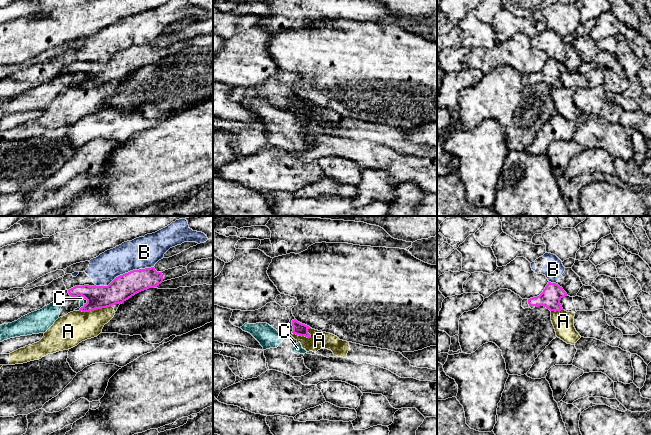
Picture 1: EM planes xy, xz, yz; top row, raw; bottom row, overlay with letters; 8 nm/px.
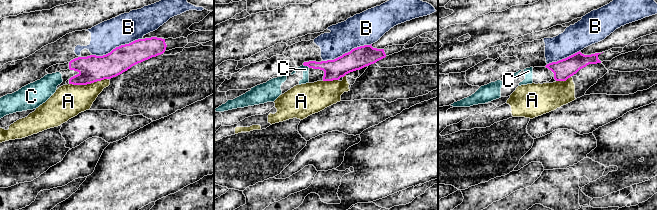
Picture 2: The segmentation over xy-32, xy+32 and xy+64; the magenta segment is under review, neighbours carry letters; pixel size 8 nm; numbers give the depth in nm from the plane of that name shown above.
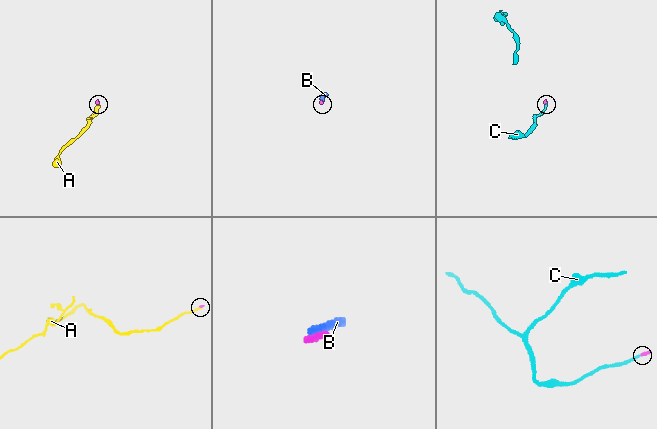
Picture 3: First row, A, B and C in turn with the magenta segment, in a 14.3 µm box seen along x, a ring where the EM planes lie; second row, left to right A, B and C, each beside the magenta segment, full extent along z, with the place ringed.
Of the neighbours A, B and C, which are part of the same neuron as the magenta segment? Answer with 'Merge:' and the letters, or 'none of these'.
Merge: none of these

